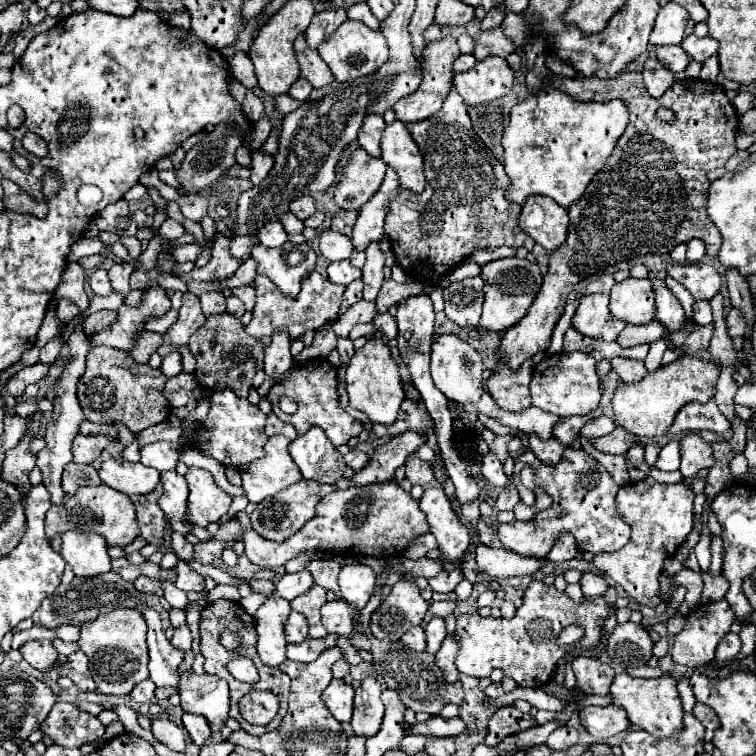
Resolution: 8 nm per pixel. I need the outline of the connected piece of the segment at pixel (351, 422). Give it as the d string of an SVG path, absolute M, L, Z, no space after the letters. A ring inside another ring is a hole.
M311 359L311 361L305 361L301 363L293 373L291 377L285 381L285 383L277 383L269 389L267 393L267 399L271 401L273 405L273 413L283 419L285 423L291 423L299 435L303 435L305 431L309 431L311 427L321 427L325 431L325 435L329 437L329 441L339 447L339 445L345 445L351 437L357 437L361 433L361 423L355 421L351 415L347 415L339 405L337 405L337 369L327 361L327 359ZM287 395L291 397L295 403L297 403L297 413L293 415L285 415L281 409L279 409L279 399Z

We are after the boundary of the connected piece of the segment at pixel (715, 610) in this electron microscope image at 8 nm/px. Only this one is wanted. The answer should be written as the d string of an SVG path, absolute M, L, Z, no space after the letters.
M725 599L715 601L715 603L707 603L707 605L699 605L695 611L691 611L687 615L687 623L685 623L683 631L679 635L675 635L675 643L671 647L673 661L687 665L687 667L693 667L693 669L709 665L715 657L715 649L717 649L719 641L731 631L733 621L735 621L735 615L729 609Z

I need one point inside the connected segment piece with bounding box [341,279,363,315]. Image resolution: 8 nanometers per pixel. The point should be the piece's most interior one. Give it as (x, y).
(353, 292)

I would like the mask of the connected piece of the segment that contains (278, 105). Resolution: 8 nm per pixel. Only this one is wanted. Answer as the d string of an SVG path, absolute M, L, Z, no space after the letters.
M277 95L275 97L275 109L279 111L279 113L291 113L291 111L295 111L299 107L299 103L295 101L295 99L291 99L289 95Z

